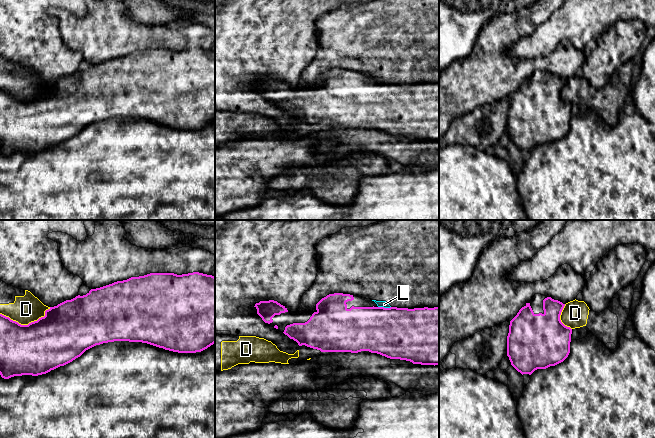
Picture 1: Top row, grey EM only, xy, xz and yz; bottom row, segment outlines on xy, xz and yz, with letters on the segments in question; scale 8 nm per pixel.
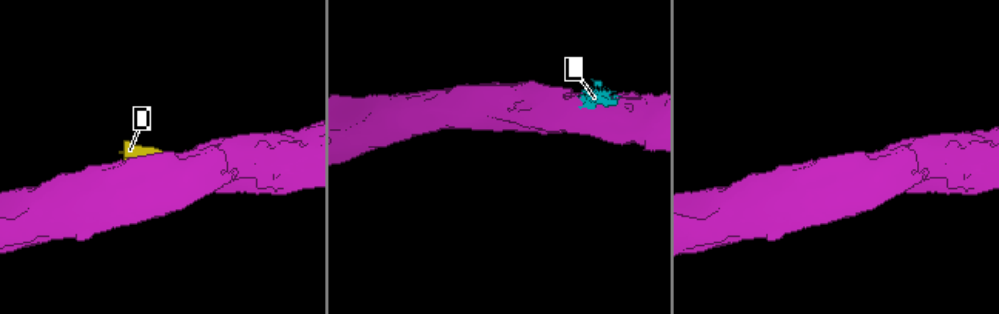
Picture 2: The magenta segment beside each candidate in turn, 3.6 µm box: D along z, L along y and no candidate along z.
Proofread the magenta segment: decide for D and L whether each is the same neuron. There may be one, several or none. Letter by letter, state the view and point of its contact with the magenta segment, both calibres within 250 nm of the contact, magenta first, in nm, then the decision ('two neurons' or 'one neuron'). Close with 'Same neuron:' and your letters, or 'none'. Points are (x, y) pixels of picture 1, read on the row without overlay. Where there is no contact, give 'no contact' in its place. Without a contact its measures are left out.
D: meets magenta in xy at (26, 101); 420 nm thick on the magenta side, 220 nm on the other; two neurons
L: meets magenta in xz at (383, 83); 420 nm thick on the magenta side, 50 nm on the other; two neurons
Same neuron: none

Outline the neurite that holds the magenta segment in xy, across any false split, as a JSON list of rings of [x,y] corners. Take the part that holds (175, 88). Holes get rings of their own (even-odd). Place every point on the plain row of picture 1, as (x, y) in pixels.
[[[199,48],[177,51],[174,49],[150,49],[144,52],[131,53],[127,56],[117,57],[112,60],[91,65],[86,71],[76,72],[66,76],[57,82],[50,83],[45,87],[45,92],[28,101],[21,101],[0,90],[0,151],[4,155],[14,152],[46,150],[60,142],[64,142],[80,133],[86,126],[103,119],[114,117],[129,117],[147,119],[165,126],[178,129],[201,128],[215,119],[215,53]]]

